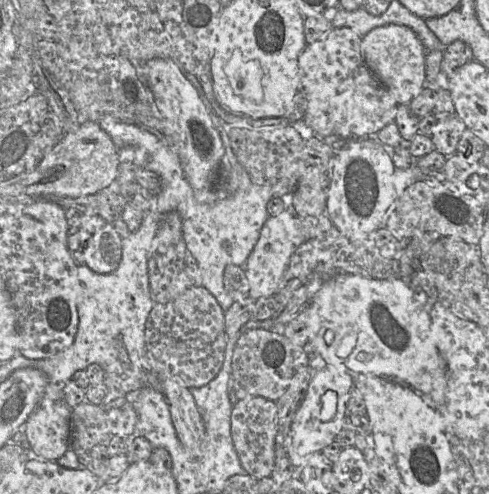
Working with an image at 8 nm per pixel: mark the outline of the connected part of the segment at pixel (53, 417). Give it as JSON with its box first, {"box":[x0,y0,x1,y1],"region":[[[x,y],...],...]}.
{"box":[25,401,71,461],"region":[[[41,401],[25,423],[32,451],[57,461],[70,446],[71,408],[64,401]]]}

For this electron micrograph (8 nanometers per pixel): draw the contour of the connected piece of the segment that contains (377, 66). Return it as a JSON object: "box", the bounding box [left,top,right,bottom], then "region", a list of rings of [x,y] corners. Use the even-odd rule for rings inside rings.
{"box":[361,24,427,105],"region":[[[399,24],[376,27],[362,38],[361,52],[368,68],[387,88],[398,105],[409,104],[426,85],[427,51],[411,28]]]}

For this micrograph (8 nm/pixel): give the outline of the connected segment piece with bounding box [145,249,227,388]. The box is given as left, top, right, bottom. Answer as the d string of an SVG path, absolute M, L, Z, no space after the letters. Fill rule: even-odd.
M188 251L185 256L186 273L191 279L191 287L167 303L155 303L145 324L146 351L165 364L172 375L188 388L201 387L209 383L220 371L227 335L225 333L224 312L215 297L202 286L202 277L196 259Z

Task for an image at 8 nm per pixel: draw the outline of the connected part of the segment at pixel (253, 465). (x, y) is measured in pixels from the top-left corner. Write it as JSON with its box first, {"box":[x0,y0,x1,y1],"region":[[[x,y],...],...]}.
{"box":[231,396,277,478],"region":[[[261,396],[245,397],[236,401],[231,412],[231,435],[240,463],[254,478],[271,475],[275,465],[277,426],[276,402]]]}

